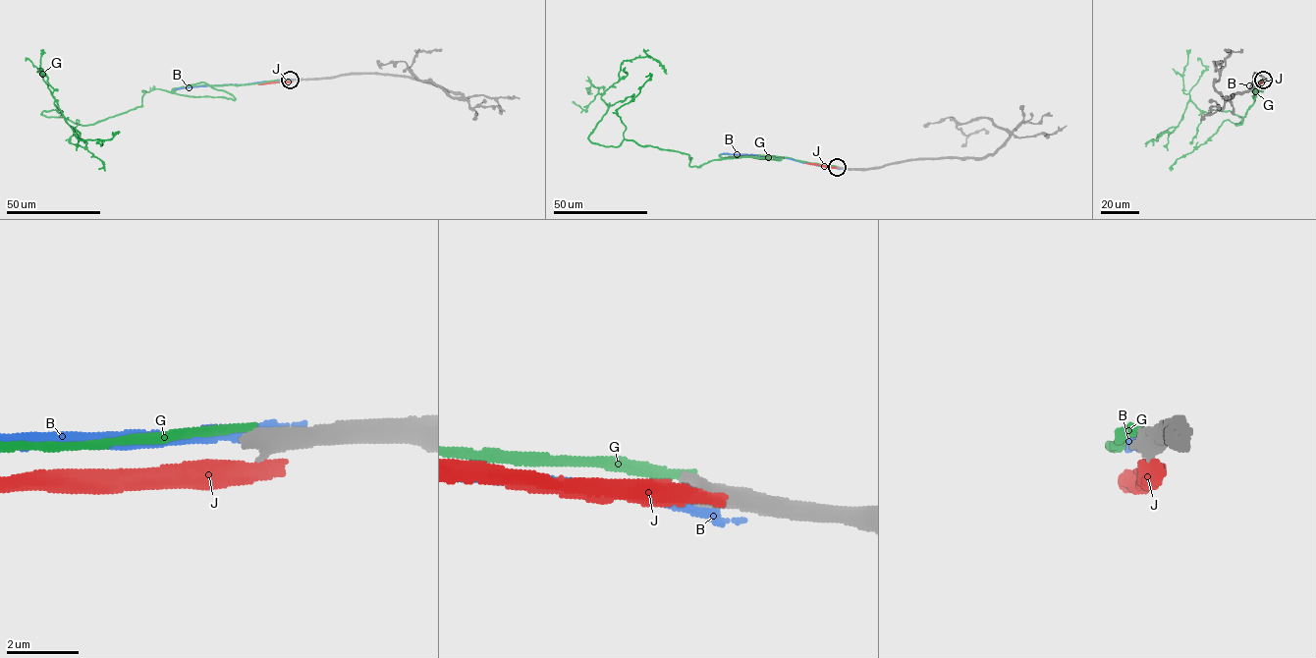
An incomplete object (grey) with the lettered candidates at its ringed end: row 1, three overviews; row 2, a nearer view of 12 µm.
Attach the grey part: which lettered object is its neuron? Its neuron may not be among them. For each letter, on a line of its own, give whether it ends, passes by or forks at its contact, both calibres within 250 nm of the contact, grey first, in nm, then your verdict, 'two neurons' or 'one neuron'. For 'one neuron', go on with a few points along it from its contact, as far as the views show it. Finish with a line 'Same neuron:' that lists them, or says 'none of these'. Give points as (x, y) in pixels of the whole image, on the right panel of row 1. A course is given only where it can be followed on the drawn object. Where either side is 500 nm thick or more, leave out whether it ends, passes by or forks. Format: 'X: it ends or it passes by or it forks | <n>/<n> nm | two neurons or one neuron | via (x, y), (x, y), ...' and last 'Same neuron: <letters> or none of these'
B: 700/340 nm | two neurons
G: 550/240 nm | two neurons
J: 650/550 nm | two neurons
Same neuron: none of these

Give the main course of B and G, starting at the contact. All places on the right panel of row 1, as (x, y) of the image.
B: (1264, 80), (1251, 85), (1251, 89)
G: (1262, 80), (1250, 85), (1254, 99), (1262, 91), (1242, 123), (1189, 101), (1177, 127), (1152, 140), (1170, 132)

